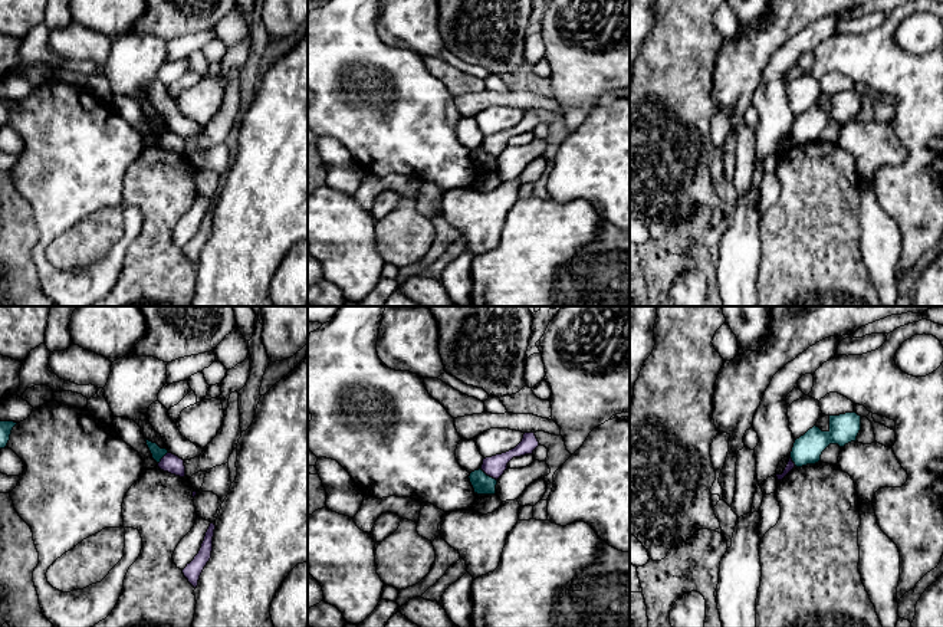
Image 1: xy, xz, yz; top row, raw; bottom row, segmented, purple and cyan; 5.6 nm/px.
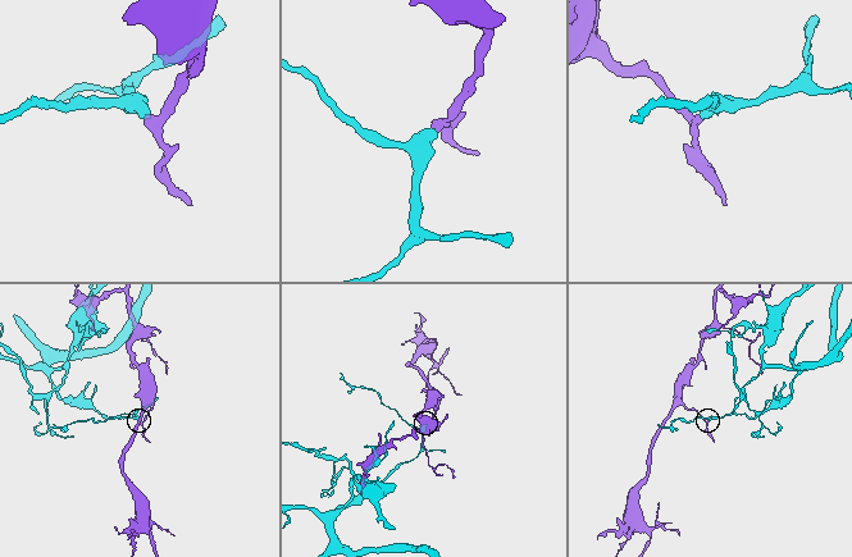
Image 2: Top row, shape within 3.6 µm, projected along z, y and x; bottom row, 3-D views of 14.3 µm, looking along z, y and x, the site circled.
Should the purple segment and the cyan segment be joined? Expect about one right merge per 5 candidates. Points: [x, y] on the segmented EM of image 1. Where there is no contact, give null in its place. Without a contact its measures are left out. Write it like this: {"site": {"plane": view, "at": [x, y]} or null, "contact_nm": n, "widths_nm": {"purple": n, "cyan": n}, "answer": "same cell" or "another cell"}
{"site": {"plane": "xz", "at": [489, 475]}, "contact_nm": 120, "widths_nm": {"purple": 120, "cyan": 120}, "answer": "another cell"}

